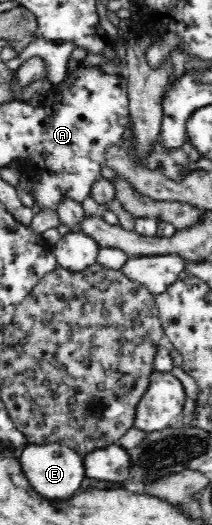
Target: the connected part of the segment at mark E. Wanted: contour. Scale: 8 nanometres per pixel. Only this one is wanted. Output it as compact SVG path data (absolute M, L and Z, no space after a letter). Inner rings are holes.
M53 442L45 445L28 444L19 452L19 460L30 487L43 497L73 497L86 478L84 459L69 446Z

